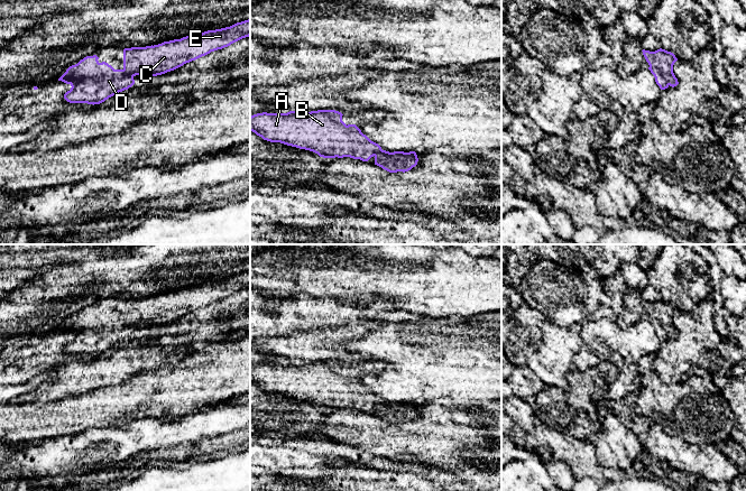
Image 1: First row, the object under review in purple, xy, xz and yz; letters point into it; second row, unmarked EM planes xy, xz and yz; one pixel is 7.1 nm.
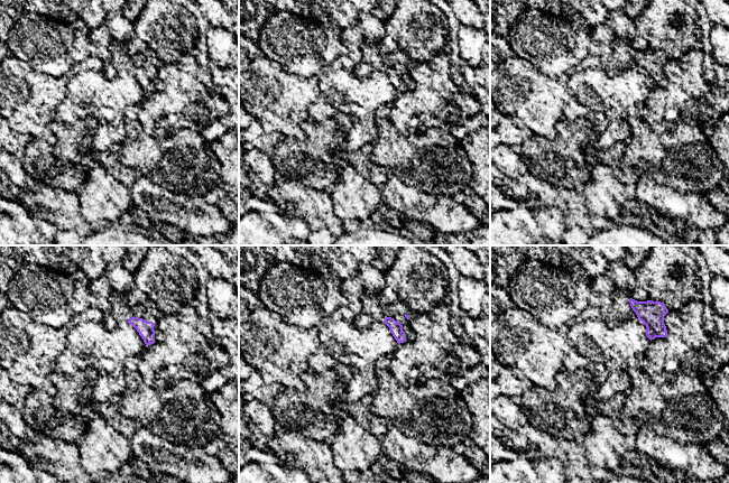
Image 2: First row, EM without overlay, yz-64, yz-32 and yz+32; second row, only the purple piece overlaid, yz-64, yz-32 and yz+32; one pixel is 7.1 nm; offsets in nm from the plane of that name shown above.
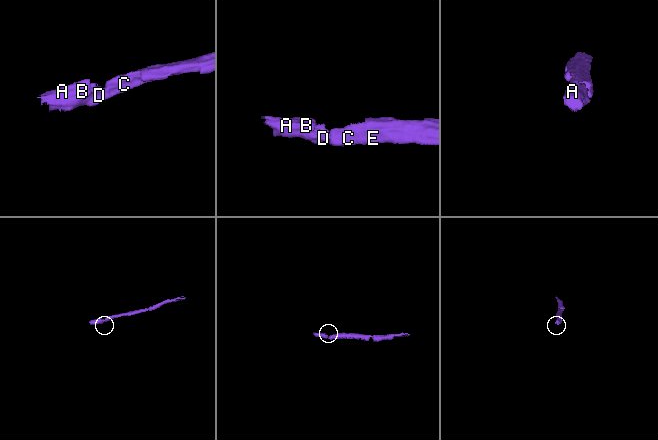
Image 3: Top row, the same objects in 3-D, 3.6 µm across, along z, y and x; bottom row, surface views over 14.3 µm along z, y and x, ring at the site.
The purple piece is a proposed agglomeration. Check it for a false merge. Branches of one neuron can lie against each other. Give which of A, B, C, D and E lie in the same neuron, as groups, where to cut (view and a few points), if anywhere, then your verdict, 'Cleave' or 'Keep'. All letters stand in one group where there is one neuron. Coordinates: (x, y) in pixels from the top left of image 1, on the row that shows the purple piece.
Groups: A B C D E. No split. Keep

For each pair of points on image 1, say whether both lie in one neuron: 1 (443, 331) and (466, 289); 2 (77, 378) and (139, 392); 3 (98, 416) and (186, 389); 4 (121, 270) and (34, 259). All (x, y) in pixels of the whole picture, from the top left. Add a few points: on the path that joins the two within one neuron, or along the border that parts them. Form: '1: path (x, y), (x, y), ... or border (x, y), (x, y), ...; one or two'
1: border (476, 315), (431, 318); two
2: border (132, 374), (122, 381), (100, 386), (83, 392); two
3: path (120, 404), (144, 395), (164, 394); one
4: border (86, 256), (73, 263), (52, 265), (46, 270); two

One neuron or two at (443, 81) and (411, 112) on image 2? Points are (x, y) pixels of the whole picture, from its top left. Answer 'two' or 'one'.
one

